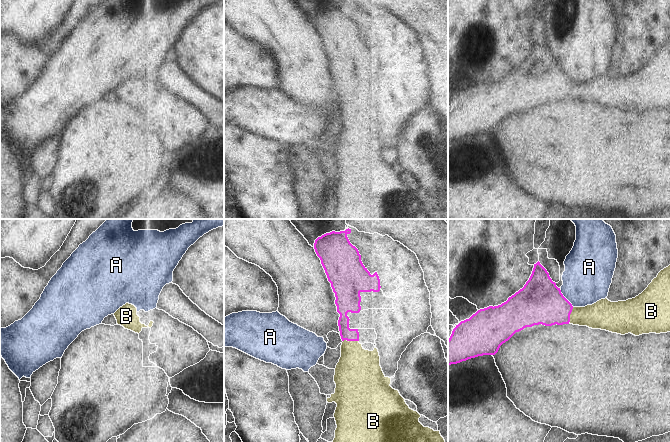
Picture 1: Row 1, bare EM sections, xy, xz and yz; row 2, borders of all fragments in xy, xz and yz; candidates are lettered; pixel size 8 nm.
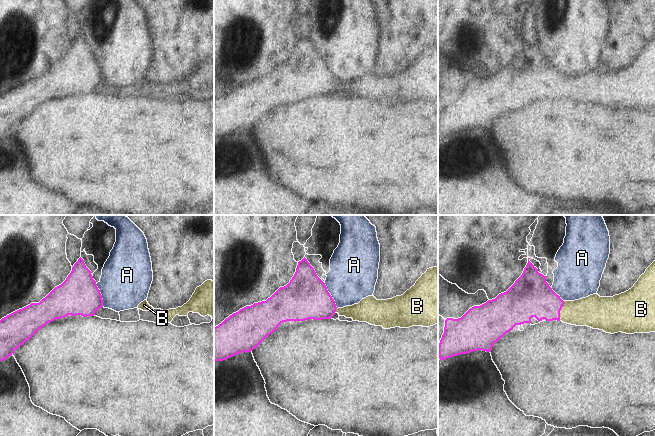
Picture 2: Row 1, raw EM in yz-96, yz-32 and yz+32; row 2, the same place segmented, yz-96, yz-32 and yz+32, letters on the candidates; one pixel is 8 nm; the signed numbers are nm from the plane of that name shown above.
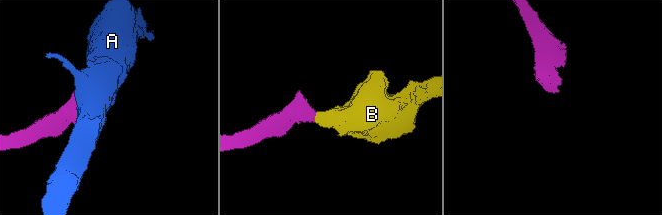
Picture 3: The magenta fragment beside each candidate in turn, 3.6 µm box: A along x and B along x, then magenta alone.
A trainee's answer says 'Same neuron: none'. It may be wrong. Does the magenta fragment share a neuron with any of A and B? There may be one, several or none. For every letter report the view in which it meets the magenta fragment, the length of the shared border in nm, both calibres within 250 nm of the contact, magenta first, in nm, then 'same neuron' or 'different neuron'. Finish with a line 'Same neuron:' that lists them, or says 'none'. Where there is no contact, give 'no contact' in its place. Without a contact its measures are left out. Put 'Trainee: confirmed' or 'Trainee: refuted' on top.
Trainee: refuted
A: yz | 170 nm | 360/380 nm | different neuron
B: xz | 130 nm | 100/360 nm | same neuron
Same neuron: B

